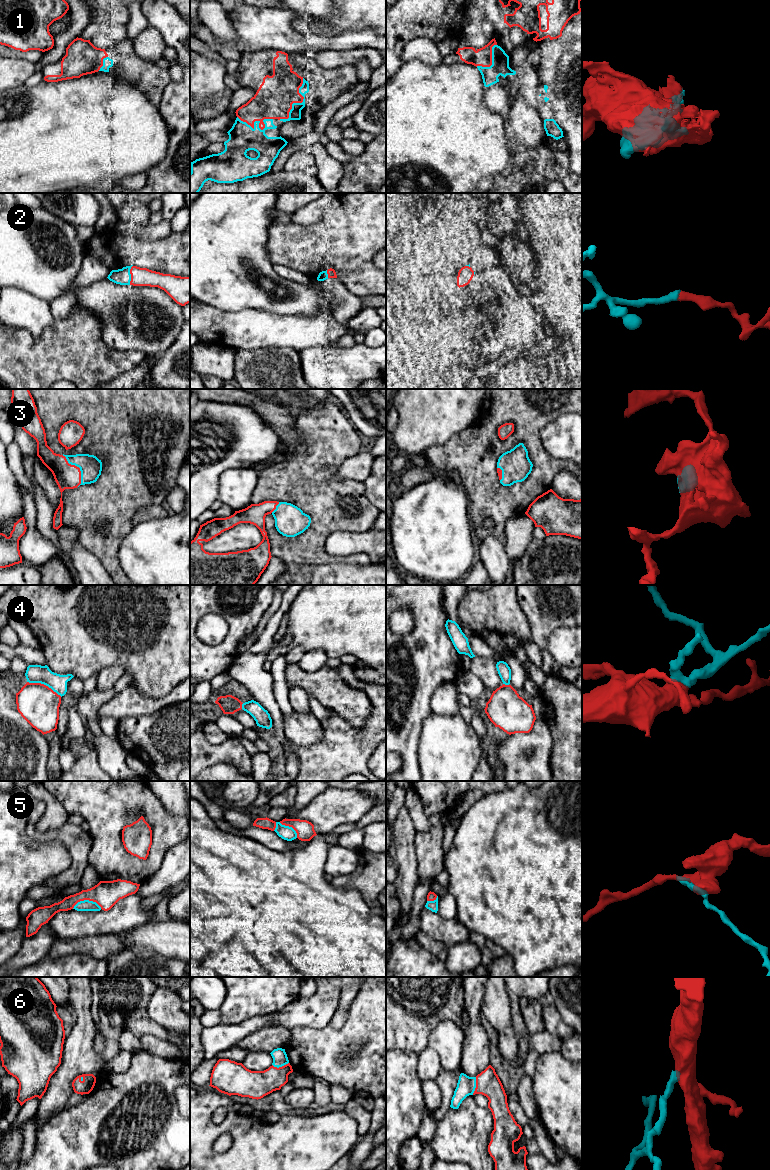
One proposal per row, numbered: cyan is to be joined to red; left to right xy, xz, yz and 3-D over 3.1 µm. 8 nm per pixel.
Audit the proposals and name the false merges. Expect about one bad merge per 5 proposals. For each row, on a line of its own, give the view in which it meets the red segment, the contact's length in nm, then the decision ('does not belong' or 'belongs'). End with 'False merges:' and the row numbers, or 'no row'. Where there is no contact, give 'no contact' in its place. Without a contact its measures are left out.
1: xz | 280 nm | belongs
2: xy | 160 nm | belongs
3: xy | 280 nm | belongs
4: xy | 300 nm | belongs
5: xy | 240 nm | does not belong
6: yz | 150 nm | belongs
False merges: 5

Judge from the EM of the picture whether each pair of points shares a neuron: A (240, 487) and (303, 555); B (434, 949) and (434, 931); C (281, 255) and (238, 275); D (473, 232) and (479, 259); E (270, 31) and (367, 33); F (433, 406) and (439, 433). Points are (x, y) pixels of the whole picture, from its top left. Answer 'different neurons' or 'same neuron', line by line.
A: different neurons
B: different neurons
C: different neurons
D: same neuron
E: same neuron
F: same neuron

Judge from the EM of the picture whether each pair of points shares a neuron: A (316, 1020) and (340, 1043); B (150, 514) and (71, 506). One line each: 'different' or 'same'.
A: different
B: different

